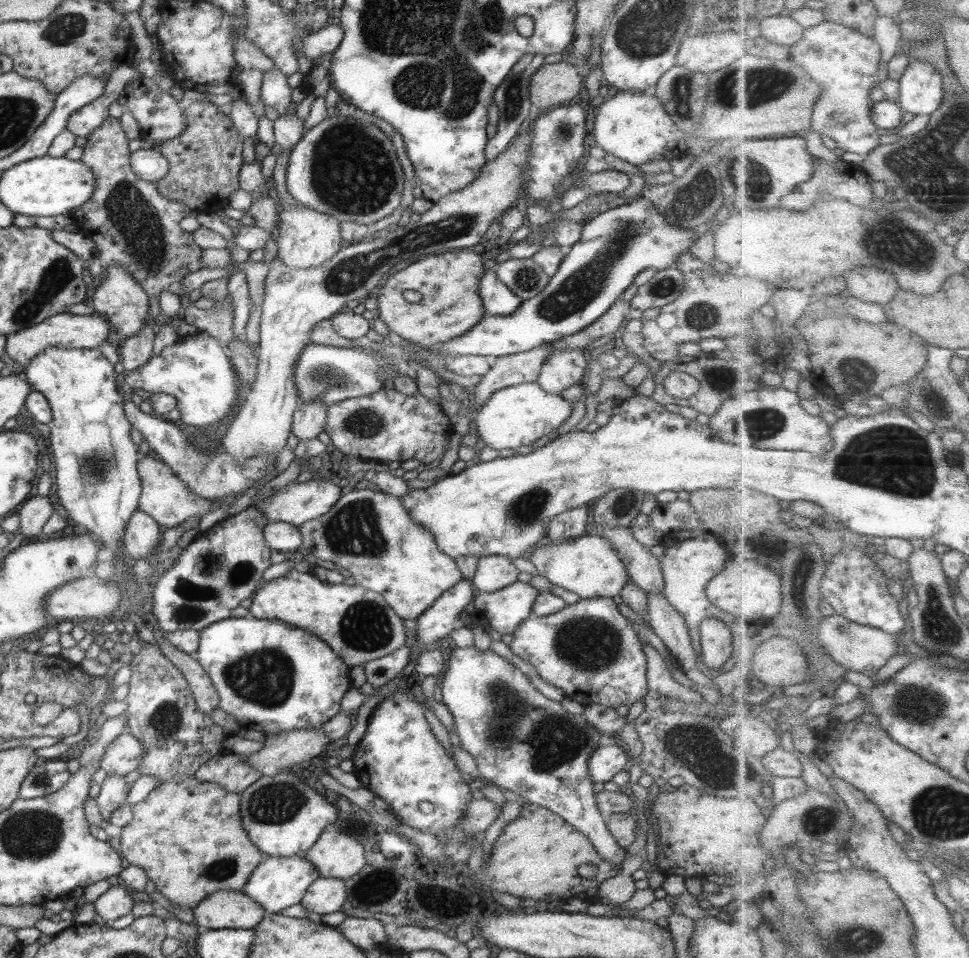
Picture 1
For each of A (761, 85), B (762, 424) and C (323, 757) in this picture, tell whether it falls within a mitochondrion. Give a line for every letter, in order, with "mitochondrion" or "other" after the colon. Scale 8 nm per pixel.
A: mitochondrion
B: mitochondrion
C: other

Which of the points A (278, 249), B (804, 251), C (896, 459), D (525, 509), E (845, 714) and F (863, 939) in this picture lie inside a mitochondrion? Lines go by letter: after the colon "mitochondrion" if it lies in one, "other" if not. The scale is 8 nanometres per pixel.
A: other
B: other
C: mitochondrion
D: mitochondrion
E: other
F: mitochondrion

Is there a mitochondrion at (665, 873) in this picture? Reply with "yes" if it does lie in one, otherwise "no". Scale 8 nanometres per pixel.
no

